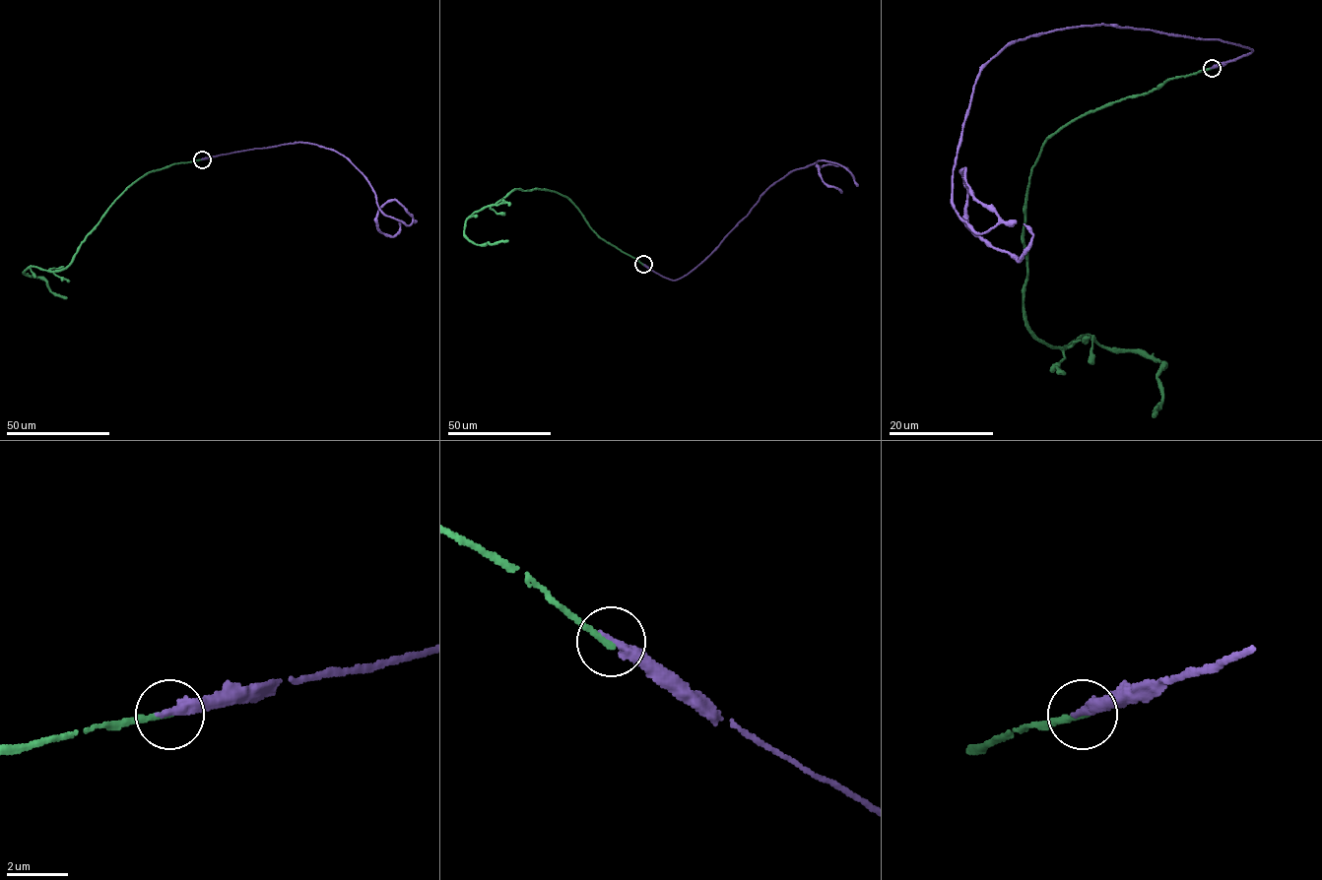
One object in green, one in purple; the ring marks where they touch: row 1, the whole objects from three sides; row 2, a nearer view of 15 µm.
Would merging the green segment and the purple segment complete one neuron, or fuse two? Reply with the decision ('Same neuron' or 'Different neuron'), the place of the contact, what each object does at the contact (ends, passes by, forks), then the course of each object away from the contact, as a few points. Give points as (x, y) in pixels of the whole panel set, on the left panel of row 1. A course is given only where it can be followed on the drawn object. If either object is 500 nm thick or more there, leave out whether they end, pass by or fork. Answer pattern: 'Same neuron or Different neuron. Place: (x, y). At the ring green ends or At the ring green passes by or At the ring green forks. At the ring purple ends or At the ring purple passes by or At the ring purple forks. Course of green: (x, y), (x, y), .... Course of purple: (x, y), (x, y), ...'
Different neuron. Place: (202, 159). At the ring green ends. At the ring purple ends. Course of green: (202, 159), (150, 171), (130, 184), (65, 268), (30, 266), (23, 272), (42, 279), (51, 291), (67, 298). Course of purple: (202, 159), (298, 142), (333, 149), (385, 215), (413, 219), (388, 201), (379, 230), (395, 235), (399, 221)

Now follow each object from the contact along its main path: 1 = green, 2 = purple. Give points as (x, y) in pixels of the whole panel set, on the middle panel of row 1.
1: (643, 264), (602, 239), (566, 197), (554, 191), (512, 190), (466, 220), (464, 235), (478, 245), (508, 240)
2: (643, 264), (687, 275), (767, 188), (819, 160), (850, 172), (818, 166), (840, 189)

